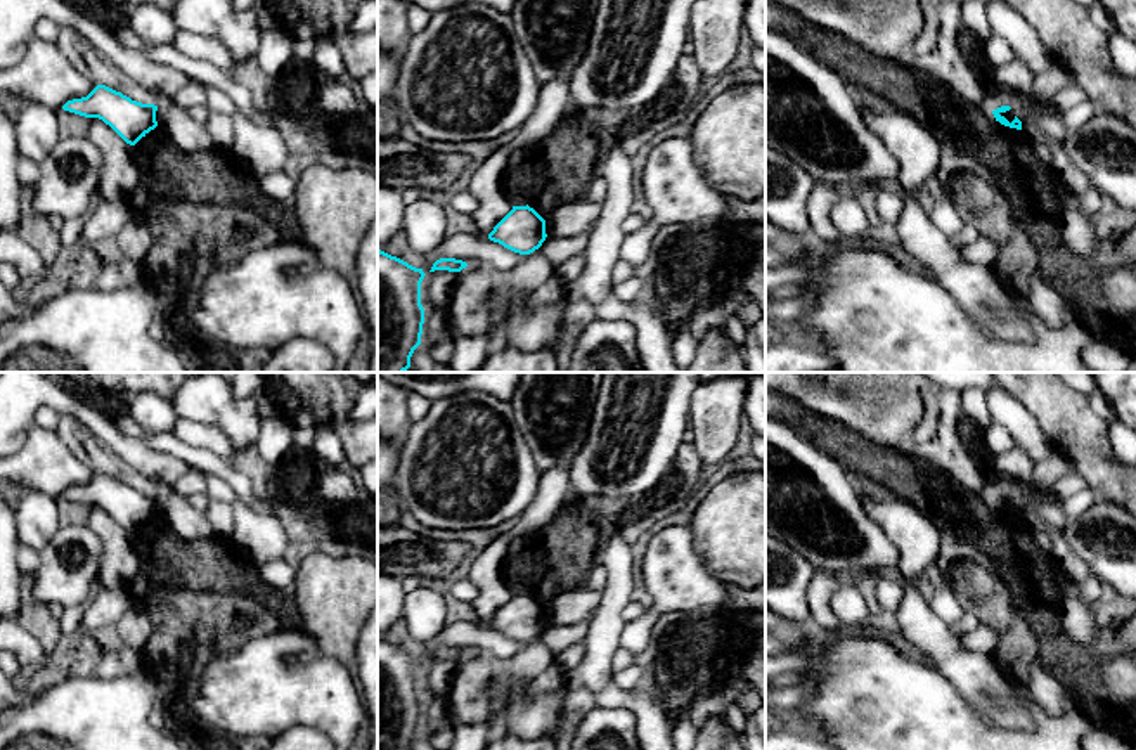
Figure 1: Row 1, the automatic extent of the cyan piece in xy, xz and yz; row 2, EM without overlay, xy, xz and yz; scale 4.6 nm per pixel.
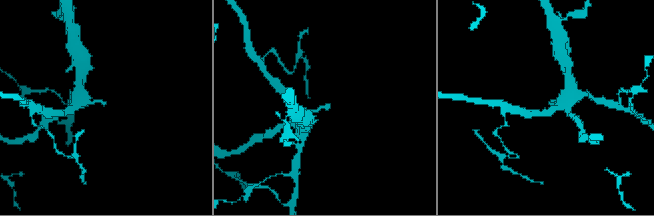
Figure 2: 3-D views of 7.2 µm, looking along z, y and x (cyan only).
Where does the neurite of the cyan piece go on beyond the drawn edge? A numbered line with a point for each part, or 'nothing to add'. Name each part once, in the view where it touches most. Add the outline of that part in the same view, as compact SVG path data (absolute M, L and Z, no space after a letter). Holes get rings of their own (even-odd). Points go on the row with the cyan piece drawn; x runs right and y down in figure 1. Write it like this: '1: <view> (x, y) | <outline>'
nothing to add

